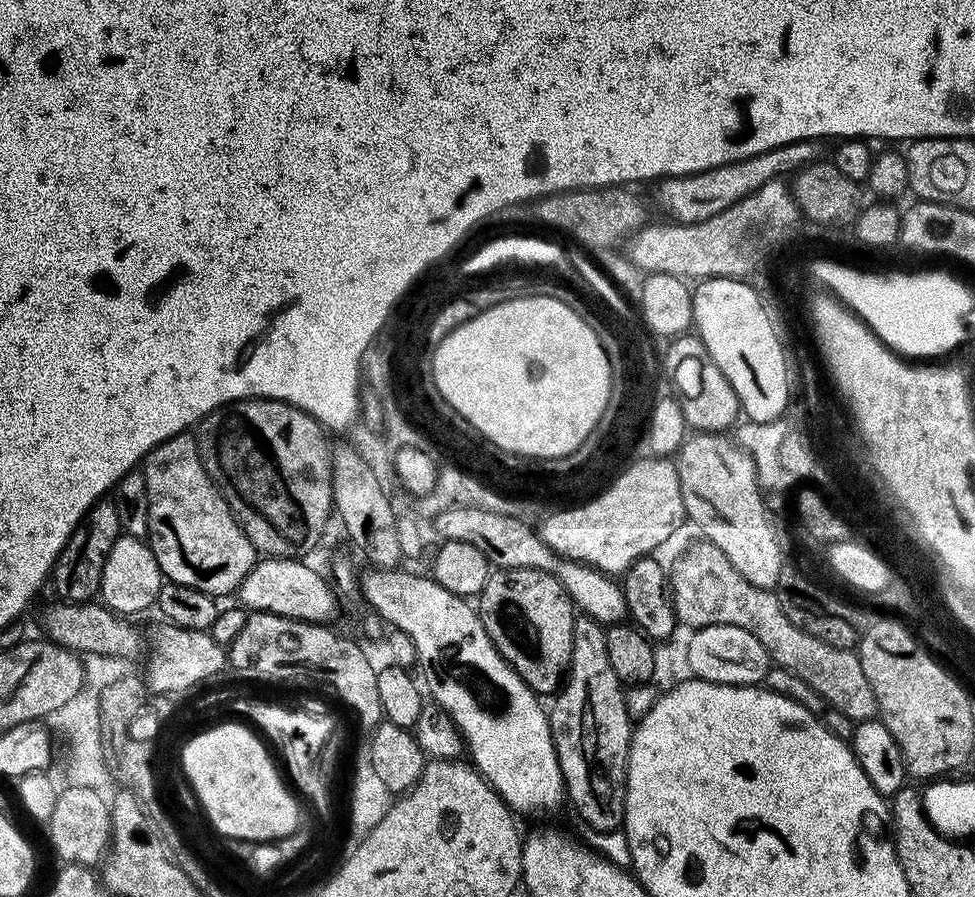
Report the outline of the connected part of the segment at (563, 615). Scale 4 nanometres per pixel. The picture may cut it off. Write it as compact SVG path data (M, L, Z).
M498 568L478 595L478 615L502 658L537 694L555 693L570 666L577 613L556 576L533 568Z

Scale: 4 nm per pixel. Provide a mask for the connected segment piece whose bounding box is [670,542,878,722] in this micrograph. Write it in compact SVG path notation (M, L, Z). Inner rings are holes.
M701 543L682 553L680 561L670 568L677 621L681 625L689 624L692 630L715 624L738 626L738 630L746 630L762 642L769 661L775 667L798 674L798 678L822 694L830 708L838 709L853 722L873 719L878 712L876 699L874 690L870 690L870 682L866 682L866 674L862 674L859 655L847 648L830 646L814 638L814 634L795 628L790 618L782 614L775 591L764 591L751 585L738 574L718 546Z

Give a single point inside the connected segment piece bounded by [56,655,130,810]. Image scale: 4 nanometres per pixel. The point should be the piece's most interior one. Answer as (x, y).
(79, 719)

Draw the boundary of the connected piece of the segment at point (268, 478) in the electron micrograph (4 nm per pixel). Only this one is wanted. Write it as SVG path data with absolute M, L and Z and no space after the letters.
M253 398L250 400L235 400L233 404L226 404L223 408L216 408L209 412L203 420L200 421L194 432L198 454L202 458L202 466L206 474L216 484L216 489L223 494L238 526L250 538L250 542L255 546L257 553L263 554L268 558L279 558L281 560L294 560L307 557L307 552L312 552L316 548L316 543L324 536L324 527L328 524L328 515L333 515L332 507L332 450L333 445L328 444L329 433L325 431L309 412L303 412L302 409L294 407L293 404L287 404L281 400L262 400Z

